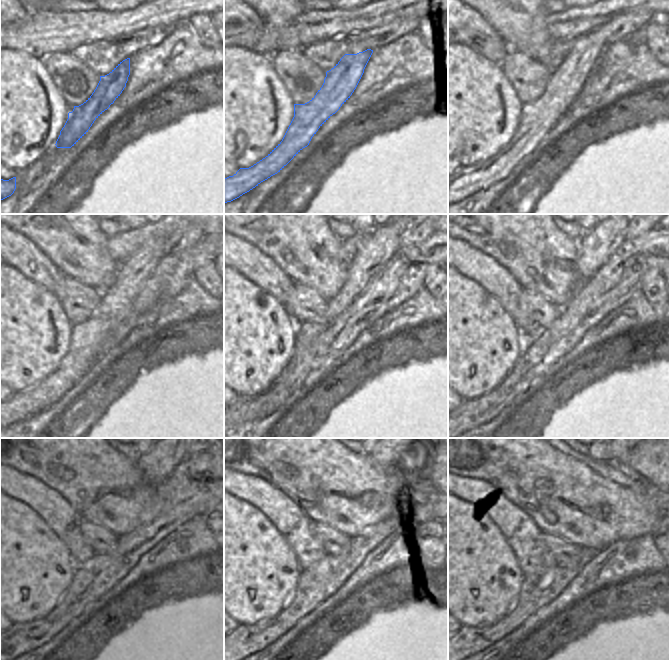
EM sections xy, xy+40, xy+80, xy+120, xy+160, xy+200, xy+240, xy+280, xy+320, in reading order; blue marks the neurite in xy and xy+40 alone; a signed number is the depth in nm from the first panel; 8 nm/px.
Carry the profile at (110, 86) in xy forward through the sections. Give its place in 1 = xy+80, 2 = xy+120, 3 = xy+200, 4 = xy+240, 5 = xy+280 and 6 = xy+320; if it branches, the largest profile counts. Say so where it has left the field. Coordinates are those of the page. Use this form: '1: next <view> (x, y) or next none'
1: next xy+80 (565, 82)
2: next xy+120 (86, 348)
3: next xy+200 (598, 245)
4: next xy+240 (161, 459)
5: next xy+280 (391, 458)
6: next xy+320 (620, 458)

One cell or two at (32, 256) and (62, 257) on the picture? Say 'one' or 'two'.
two

